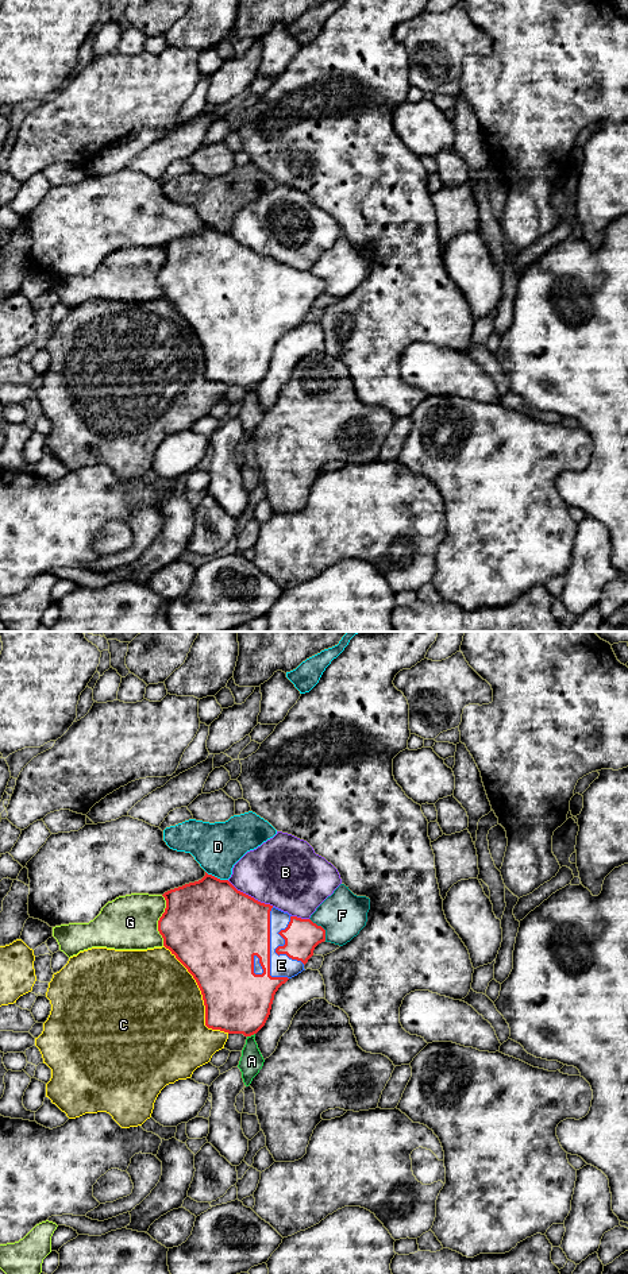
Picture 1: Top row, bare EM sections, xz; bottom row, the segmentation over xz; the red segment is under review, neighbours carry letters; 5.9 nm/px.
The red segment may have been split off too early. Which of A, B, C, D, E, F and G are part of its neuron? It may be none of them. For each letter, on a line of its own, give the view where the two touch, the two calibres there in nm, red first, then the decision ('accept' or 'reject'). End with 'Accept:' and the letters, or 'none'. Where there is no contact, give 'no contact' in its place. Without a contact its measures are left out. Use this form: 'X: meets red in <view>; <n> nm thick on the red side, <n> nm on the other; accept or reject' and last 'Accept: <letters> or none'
A: meets red in xz; 380 nm thick on the red side, 140 nm on the other; reject
B: meets red in xz; 480 nm thick on the red side, 420 nm on the other; reject
C: meets red in xz; 400 nm thick on the red side, 480 nm on the other; reject
D: meets red in xz; 480 nm thick on the red side, 300 nm on the other; reject
E: meets red in xz; 420 nm thick on the red side, 130 nm on the other; accept
F: meets red in xz; 200 nm thick on the red side, 280 nm on the other; reject
G: meets red in xz; 460 nm thick on the red side, 320 nm on the other; reject
Accept: E

